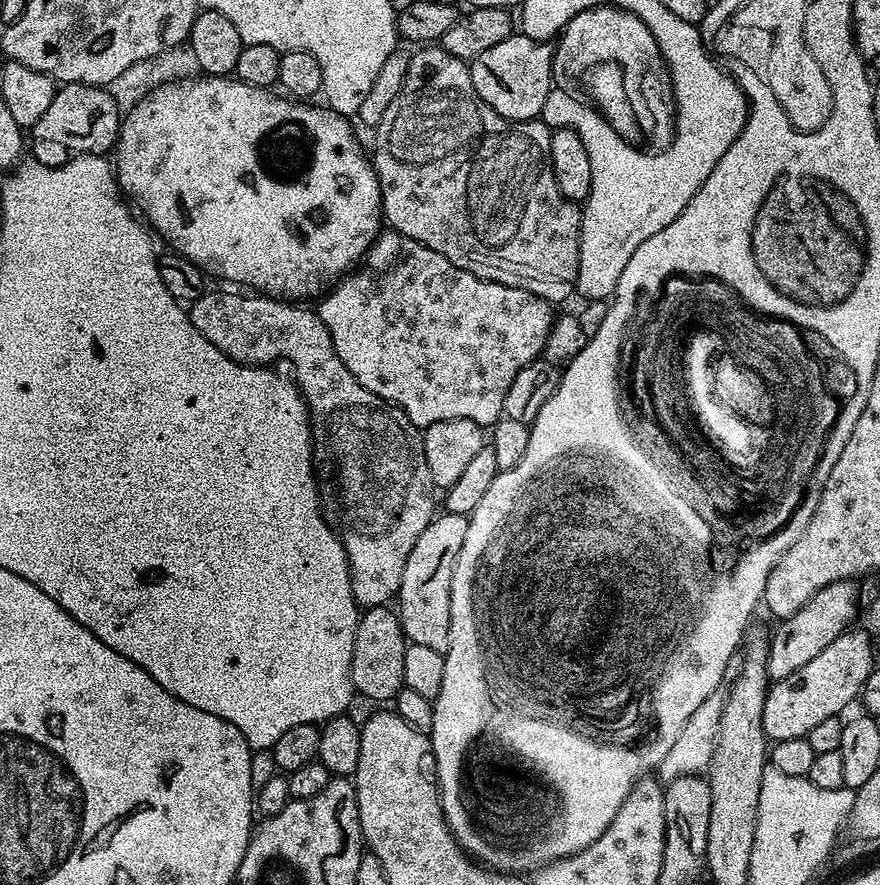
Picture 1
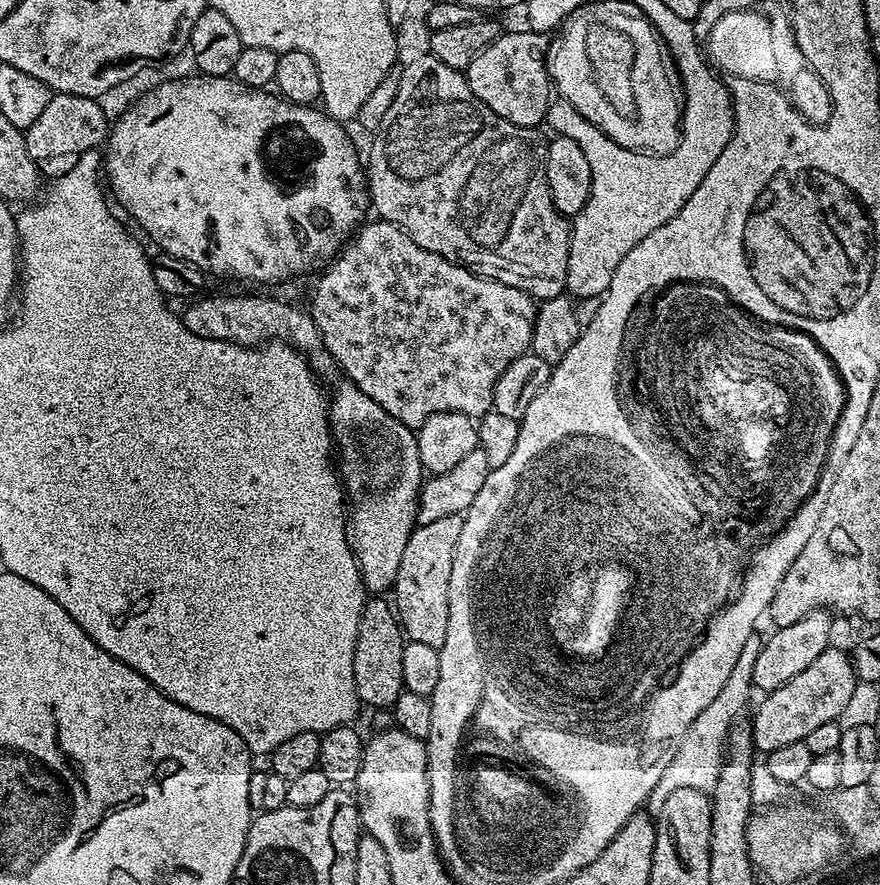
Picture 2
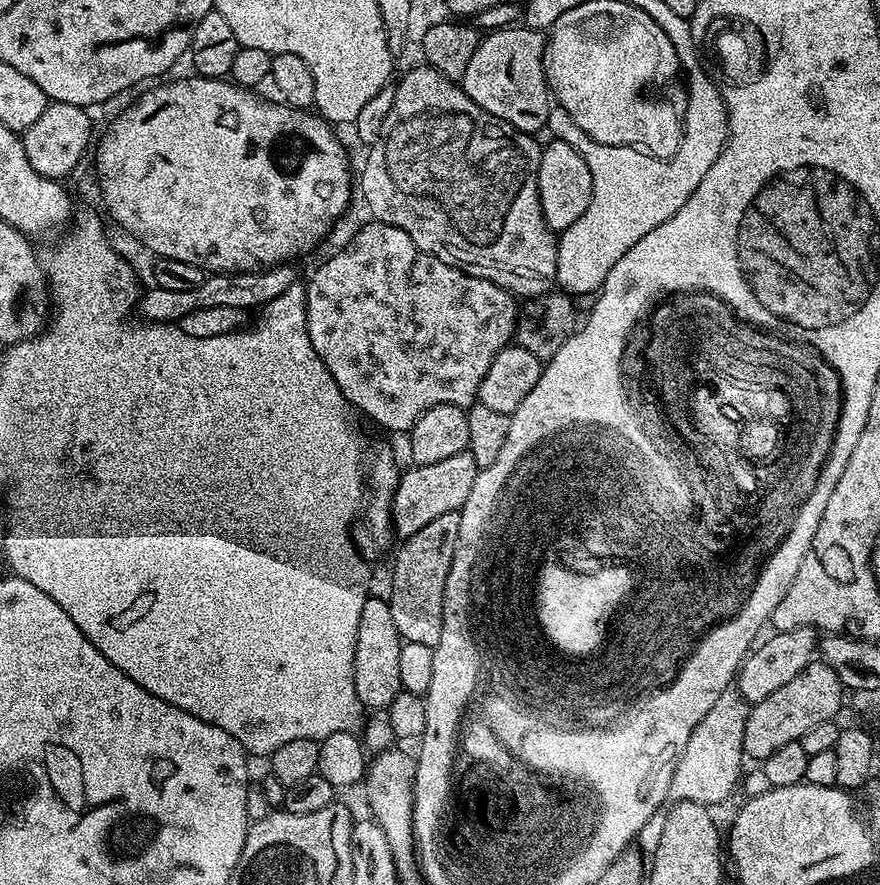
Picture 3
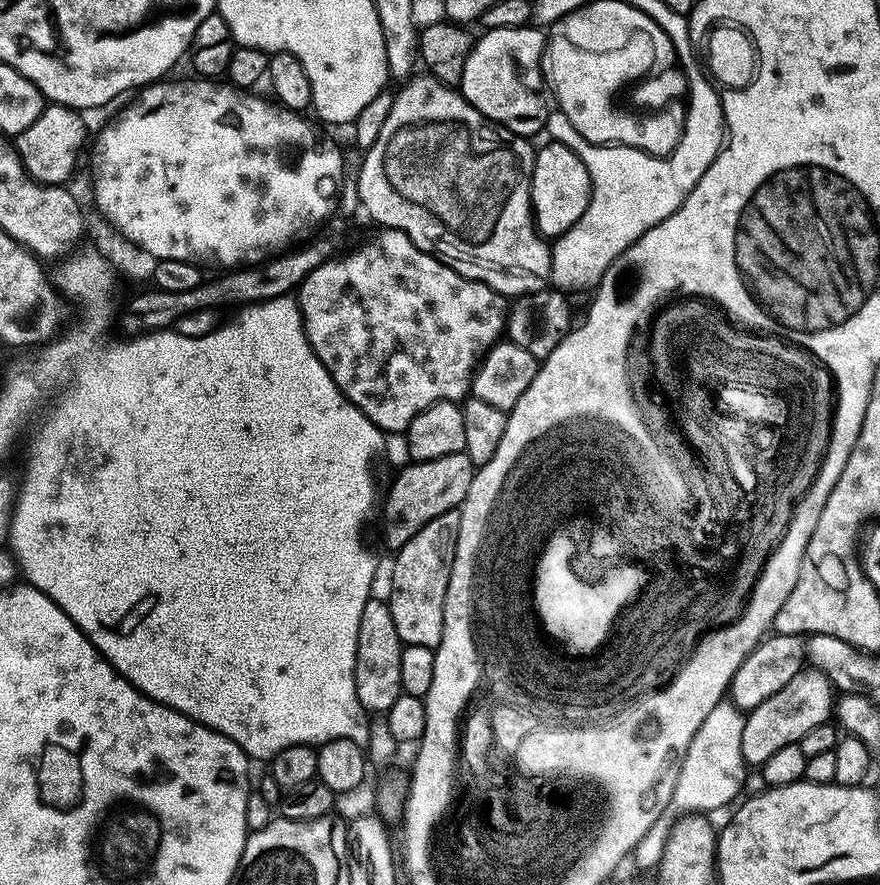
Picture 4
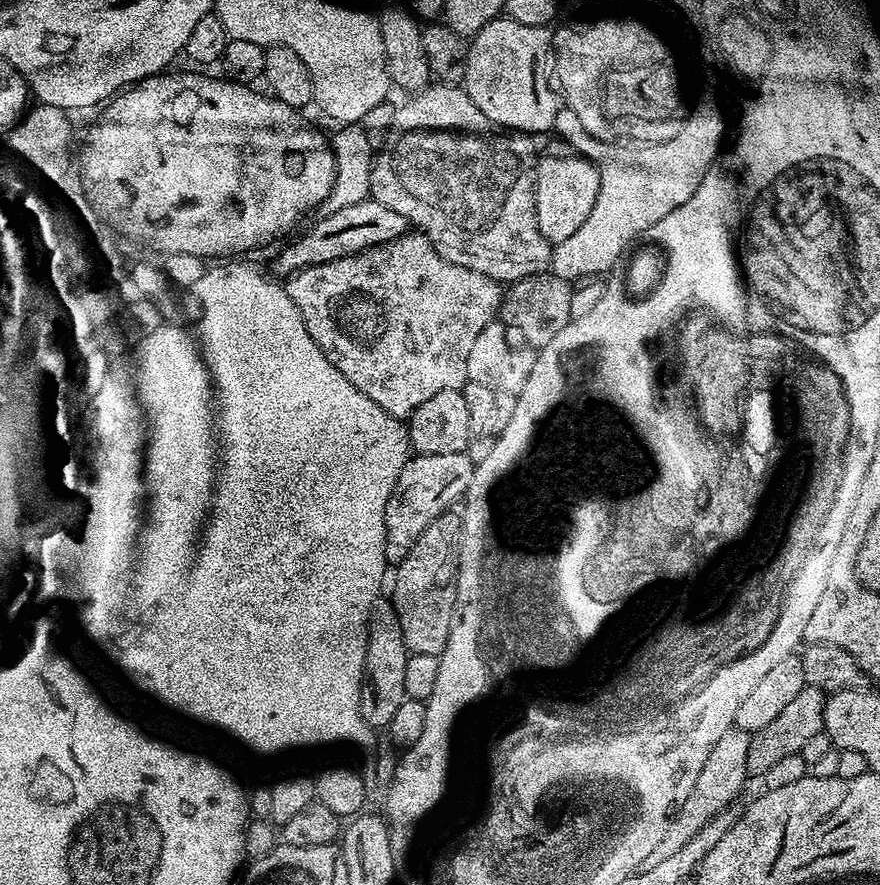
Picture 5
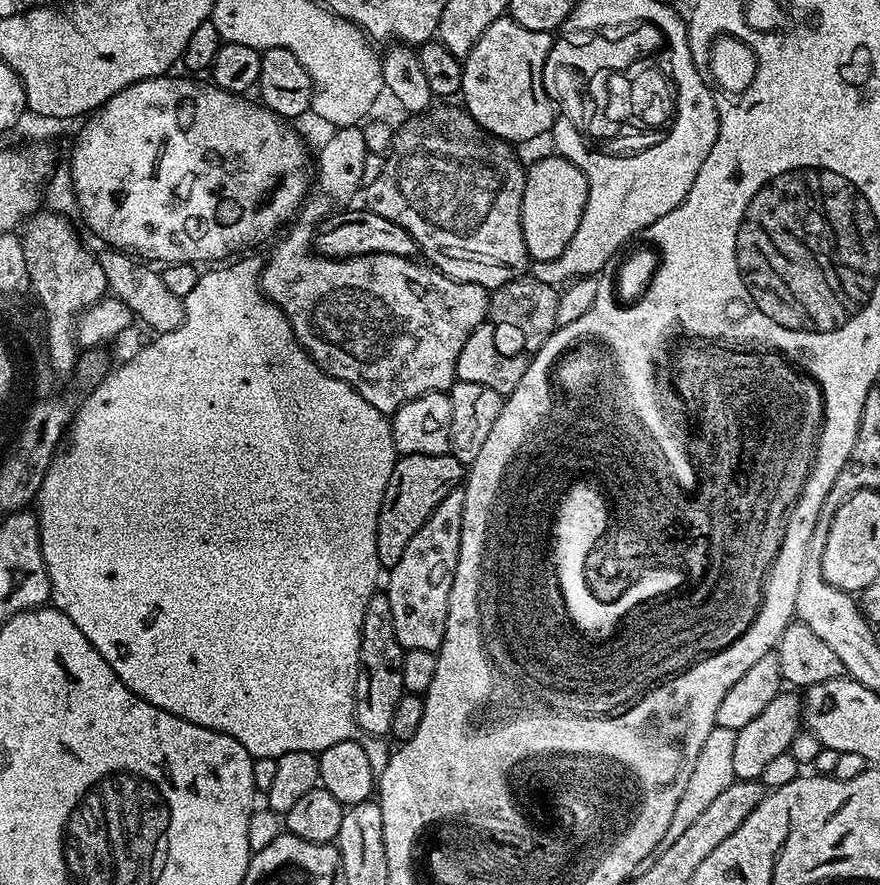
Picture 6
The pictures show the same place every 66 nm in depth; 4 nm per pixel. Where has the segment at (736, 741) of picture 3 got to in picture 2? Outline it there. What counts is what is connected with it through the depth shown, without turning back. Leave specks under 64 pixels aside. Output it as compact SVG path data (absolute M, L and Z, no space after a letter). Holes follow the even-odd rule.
M754 630L747 636L745 645L742 646L741 653L738 654L738 659L734 664L734 670L727 678L726 686L691 723L691 729L686 730L686 734L683 735L675 758L671 760L670 765L666 766L665 773L659 778L654 794L657 801L665 800L670 794L674 794L675 790L680 789L702 789L710 792L717 784L723 765L723 753L727 745L728 732L741 717L739 715L747 706L750 694L753 695L754 692L753 670L758 655L764 649L764 641L765 637L758 630Z

